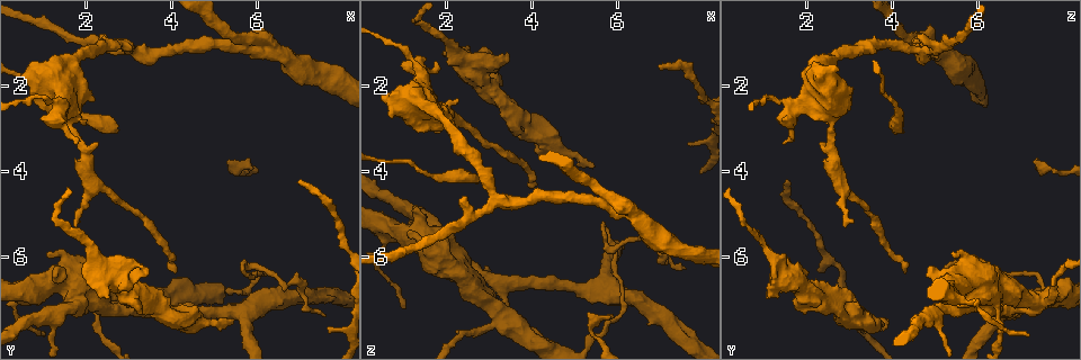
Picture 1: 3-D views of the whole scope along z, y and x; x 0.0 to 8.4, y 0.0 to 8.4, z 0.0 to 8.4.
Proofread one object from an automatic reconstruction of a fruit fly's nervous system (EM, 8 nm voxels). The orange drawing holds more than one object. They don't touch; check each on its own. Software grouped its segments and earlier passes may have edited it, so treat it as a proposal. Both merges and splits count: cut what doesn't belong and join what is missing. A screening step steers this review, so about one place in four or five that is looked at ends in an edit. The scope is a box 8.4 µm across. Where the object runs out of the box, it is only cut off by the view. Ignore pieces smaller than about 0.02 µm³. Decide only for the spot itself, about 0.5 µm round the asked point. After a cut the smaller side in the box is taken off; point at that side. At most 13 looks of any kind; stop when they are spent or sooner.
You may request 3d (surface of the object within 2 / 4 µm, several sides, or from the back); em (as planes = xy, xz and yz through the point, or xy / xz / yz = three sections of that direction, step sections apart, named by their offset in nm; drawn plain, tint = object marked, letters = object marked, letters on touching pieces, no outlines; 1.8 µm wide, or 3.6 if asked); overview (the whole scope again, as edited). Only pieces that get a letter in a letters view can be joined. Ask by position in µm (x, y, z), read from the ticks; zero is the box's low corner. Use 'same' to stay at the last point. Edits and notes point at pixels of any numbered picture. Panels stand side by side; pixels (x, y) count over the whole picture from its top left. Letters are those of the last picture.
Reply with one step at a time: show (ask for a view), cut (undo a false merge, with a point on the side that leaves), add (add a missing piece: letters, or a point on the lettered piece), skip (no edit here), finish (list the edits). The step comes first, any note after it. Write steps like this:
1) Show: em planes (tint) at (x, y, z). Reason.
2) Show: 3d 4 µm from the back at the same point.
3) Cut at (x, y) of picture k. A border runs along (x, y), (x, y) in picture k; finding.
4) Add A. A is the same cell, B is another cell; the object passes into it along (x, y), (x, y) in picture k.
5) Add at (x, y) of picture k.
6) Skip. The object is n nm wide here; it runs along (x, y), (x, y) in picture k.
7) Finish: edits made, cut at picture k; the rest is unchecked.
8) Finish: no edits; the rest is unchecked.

Show: em planes (plain) at (7.50, 7.40, 6.20). Tapers out.

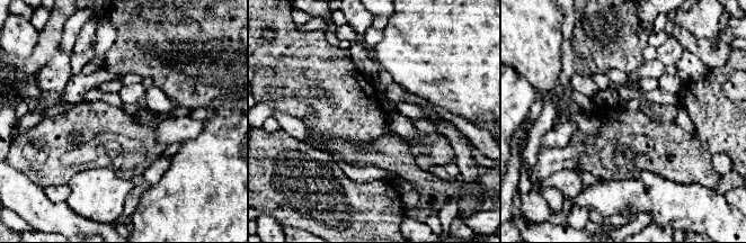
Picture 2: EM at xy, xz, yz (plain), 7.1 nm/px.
Show: em planes (letters) at the same point. What lies round it.

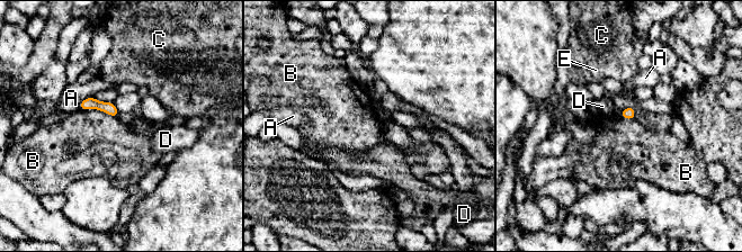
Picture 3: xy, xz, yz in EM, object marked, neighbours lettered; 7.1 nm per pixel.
Skip. A, B, C, D and E are other cells; no lettered piece goes on from it.

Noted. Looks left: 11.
Show: em 3.6 µm yz step 4 (tint) at (3.25, 7.05, 7.35).

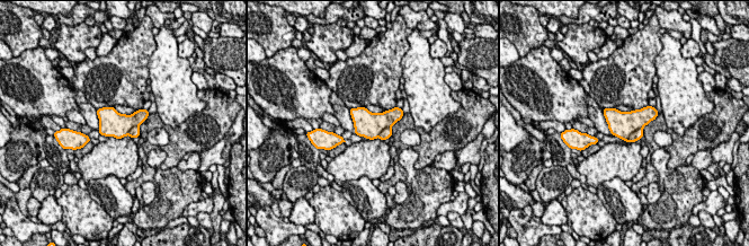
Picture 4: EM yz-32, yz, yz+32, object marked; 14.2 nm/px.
Show: em 3.6 µm planes (letters) at the same point.

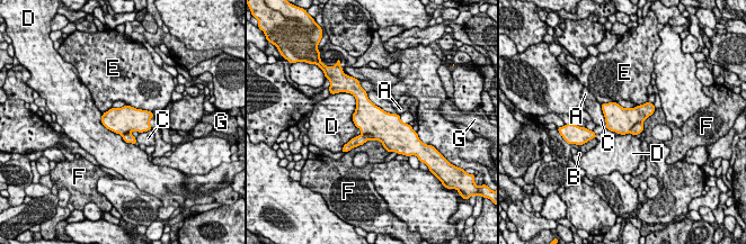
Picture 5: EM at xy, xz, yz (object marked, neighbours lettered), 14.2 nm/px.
Cut at (638, 128) of picture 5. The object is 380 nm wide here; the longest contact is with D, 800 nm; A, B, C, D, E, F and G are other cells; a second neuron is stuck on.

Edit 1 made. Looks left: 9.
Show: overview. See it whole again.

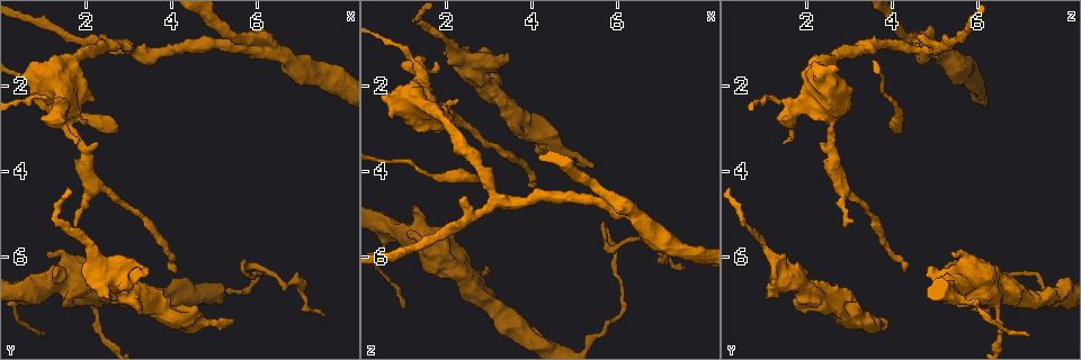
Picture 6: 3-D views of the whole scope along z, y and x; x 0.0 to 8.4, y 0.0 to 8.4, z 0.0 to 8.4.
Show: 3d 2 µm at (1.90, 3.45, 2.55). Sudden change in width.

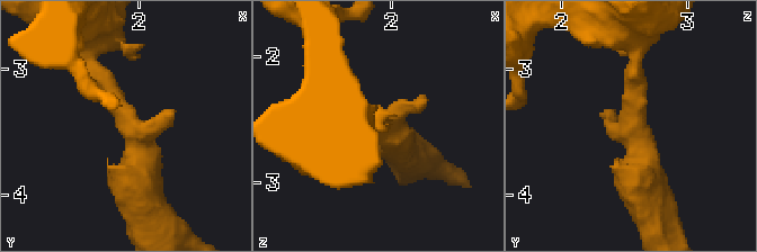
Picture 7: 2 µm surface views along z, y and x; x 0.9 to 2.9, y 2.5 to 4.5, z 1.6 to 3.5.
Show: em yz step 8 (letters) at (1.90, 3.40, 2.58). The arms are 340, 400 nm wide; need the tissue.

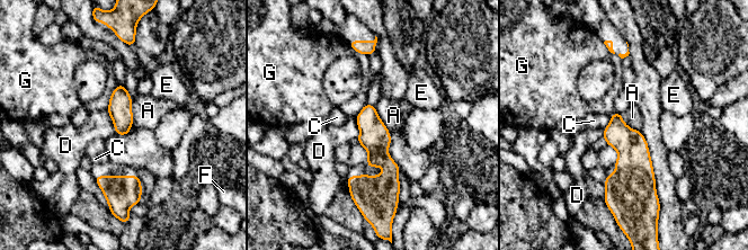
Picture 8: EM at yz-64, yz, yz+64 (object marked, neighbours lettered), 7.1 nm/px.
Skip. A, C, D, E, F and G are other cells; one neuron here.

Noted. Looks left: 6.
Show: 3d 4 µm at (3.45, 6.30, 1.40). An open end.

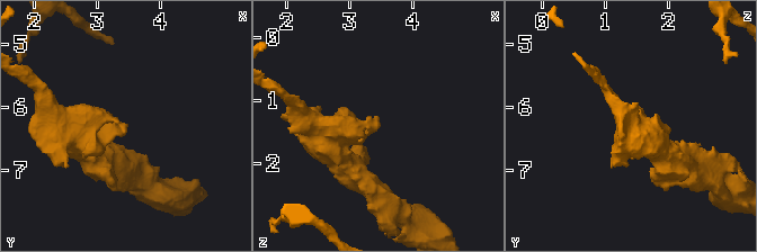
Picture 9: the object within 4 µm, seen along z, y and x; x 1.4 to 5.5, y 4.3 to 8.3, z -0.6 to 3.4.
Show: em xz step 4 (tint) at (3.50, 6.30, 1.40). Shape alone is not enough.

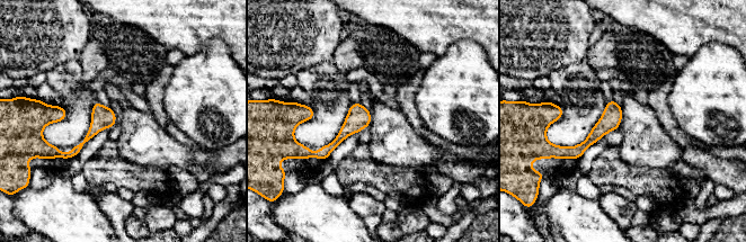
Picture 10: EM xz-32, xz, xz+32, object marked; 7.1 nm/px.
Show: em planes (letters) at the same point.

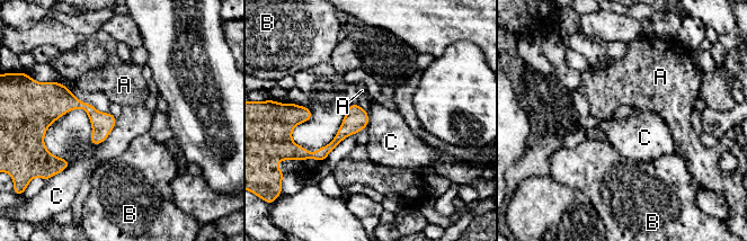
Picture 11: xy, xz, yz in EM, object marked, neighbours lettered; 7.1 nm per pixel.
Skip. The object is 160 nm wide here; A, B and C are other cells; a border runs along (117, 118), (112, 132), (92, 145) in picture 11; none of them fits.

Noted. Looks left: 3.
Show: em yz step 16 (letters) at (5.40, 1.10, 4.75). Sharp bend.

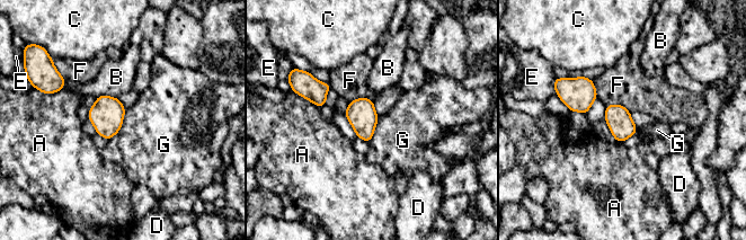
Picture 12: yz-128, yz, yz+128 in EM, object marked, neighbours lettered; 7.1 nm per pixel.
Show: em planes (letters) at the same point. Another direction.

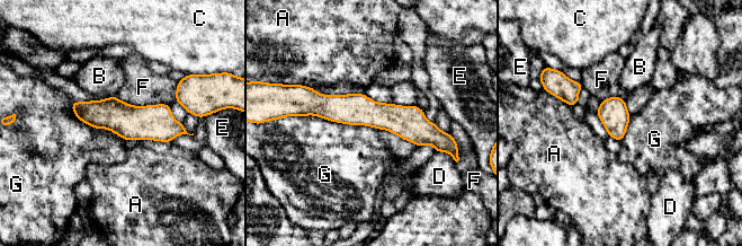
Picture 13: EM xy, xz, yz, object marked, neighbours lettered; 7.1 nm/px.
Skip. The object is 200 nm wide here; A, B, C, D, E, F and G are other cells; all the same neuron.

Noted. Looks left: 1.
Finish: edits made, cut at picture 5; the rest is unchecked.

